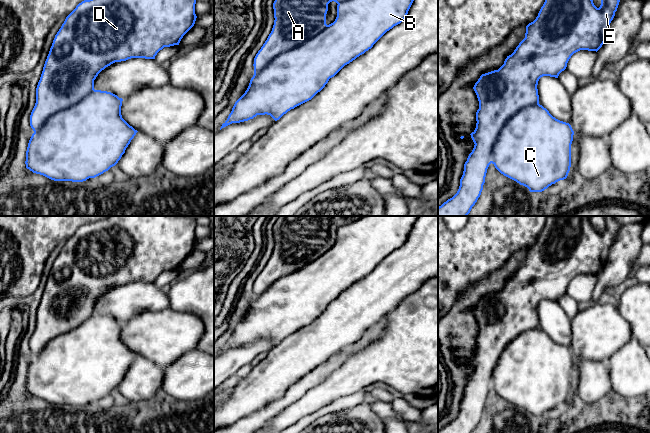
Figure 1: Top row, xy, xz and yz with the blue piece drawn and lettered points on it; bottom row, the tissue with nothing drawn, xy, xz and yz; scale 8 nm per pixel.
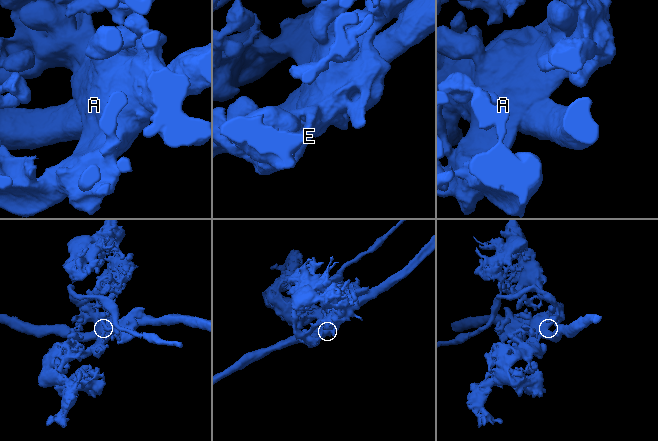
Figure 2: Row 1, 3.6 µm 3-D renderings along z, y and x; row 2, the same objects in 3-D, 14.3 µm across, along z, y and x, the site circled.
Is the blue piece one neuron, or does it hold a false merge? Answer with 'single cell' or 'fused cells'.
fused cells

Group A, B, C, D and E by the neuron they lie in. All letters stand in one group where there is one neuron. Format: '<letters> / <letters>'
A D E / B C

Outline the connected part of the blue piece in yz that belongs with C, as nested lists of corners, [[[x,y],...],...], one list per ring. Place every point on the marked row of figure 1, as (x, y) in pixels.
[[[539,103],[524,107],[499,132],[491,163],[501,174],[527,187],[530,192],[542,192],[567,178],[571,167],[573,135],[569,123],[553,117]]]

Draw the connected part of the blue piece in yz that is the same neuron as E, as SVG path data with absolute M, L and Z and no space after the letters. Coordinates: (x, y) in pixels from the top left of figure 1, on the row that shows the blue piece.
M545 0L536 19L526 26L525 38L514 52L507 56L504 64L498 69L482 74L473 89L479 101L476 112L476 128L470 134L474 148L464 164L463 175L457 193L438 207L438 216L467 216L477 202L483 190L487 169L492 162L492 153L499 132L506 122L524 107L539 103L538 81L543 76L558 78L567 67L571 56L580 51L598 51L606 41L610 23L615 16L620 0L601 0L597 8L593 0Z

